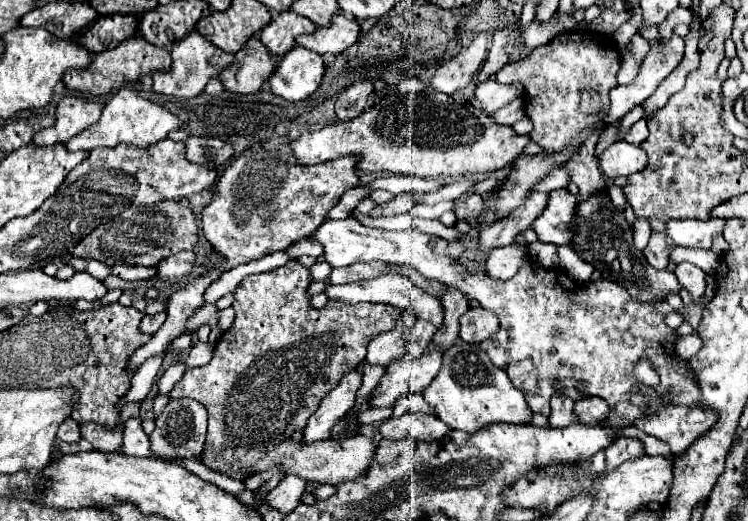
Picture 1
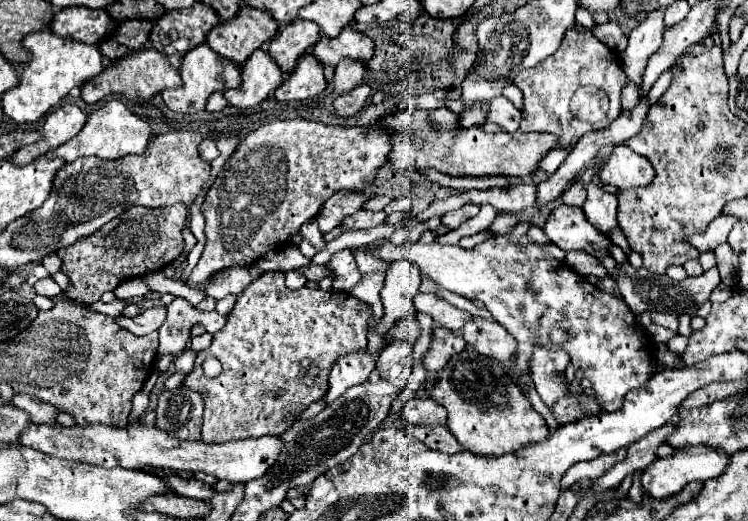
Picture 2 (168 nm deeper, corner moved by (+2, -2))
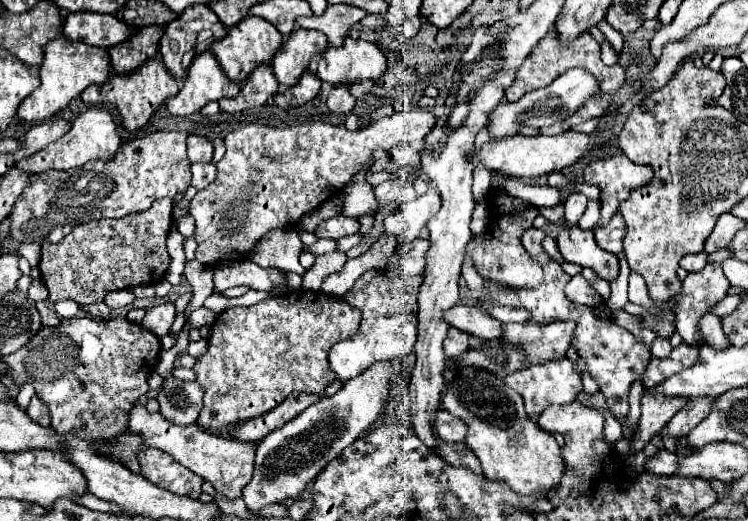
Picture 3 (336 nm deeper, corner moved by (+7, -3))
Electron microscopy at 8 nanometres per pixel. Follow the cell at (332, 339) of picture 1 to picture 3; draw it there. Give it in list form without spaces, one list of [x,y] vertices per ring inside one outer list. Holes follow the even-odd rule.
[[[288,291],[286,295],[280,295],[280,297],[270,297],[266,301],[260,301],[256,305],[250,305],[250,307],[232,307],[232,309],[226,309],[224,313],[220,313],[216,317],[216,321],[212,323],[212,329],[210,329],[210,339],[208,339],[208,351],[204,357],[198,359],[194,371],[198,373],[198,383],[204,385],[206,393],[204,393],[204,407],[200,411],[200,417],[198,417],[198,425],[210,433],[218,433],[222,427],[226,425],[232,425],[232,423],[238,423],[238,421],[244,421],[244,419],[250,419],[250,417],[258,417],[270,409],[274,409],[276,405],[280,405],[292,391],[304,391],[304,393],[320,393],[324,391],[334,379],[332,379],[332,369],[328,365],[328,351],[330,347],[340,341],[340,339],[346,339],[346,337],[352,337],[358,329],[358,321],[360,321],[360,311],[352,305],[348,305],[346,301],[338,299],[338,297],[330,297],[330,295],[324,295],[324,293],[316,293],[316,291]]]

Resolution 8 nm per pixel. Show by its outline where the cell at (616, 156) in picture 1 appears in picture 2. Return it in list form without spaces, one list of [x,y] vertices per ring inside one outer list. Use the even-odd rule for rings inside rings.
[[[627,144],[615,146],[609,160],[601,166],[599,178],[603,184],[613,184],[619,190],[631,186],[647,186],[653,180],[655,172],[651,162],[635,154]]]

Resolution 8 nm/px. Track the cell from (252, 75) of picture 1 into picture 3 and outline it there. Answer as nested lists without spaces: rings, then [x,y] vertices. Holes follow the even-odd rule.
[[[260,65],[248,81],[242,83],[238,97],[234,99],[220,99],[220,109],[226,113],[238,113],[244,109],[260,107],[268,101],[268,97],[274,97],[278,93],[278,79],[272,73],[270,65]]]

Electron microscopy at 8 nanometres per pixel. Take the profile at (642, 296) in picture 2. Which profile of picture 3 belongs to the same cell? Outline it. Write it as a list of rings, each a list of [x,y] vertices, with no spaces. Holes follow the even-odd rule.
[[[708,263],[702,271],[686,275],[686,279],[682,281],[682,295],[674,303],[676,305],[676,321],[678,321],[676,329],[678,329],[678,333],[680,333],[680,337],[682,337],[684,343],[698,345],[698,347],[704,343],[704,337],[700,333],[698,323],[700,323],[700,319],[706,313],[710,313],[726,297],[728,289],[730,289],[730,281],[722,273],[722,265],[720,263]]]

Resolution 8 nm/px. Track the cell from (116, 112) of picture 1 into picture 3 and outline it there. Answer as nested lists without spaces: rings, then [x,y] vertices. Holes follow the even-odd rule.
[[[88,109],[84,113],[80,113],[74,121],[70,131],[60,137],[54,145],[48,145],[46,149],[18,161],[14,167],[26,173],[44,173],[48,169],[56,169],[56,171],[68,171],[74,167],[82,167],[88,161],[110,161],[114,157],[114,153],[120,147],[120,135],[116,129],[116,123],[112,121],[112,115],[104,109]]]

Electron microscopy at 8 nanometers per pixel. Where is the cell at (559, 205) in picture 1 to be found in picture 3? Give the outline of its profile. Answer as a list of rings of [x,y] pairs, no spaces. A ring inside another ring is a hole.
[[[564,225],[558,235],[558,247],[568,263],[588,267],[606,281],[614,281],[618,277],[620,271],[618,257],[600,249],[594,241],[592,231],[582,231],[578,227],[568,229]]]

